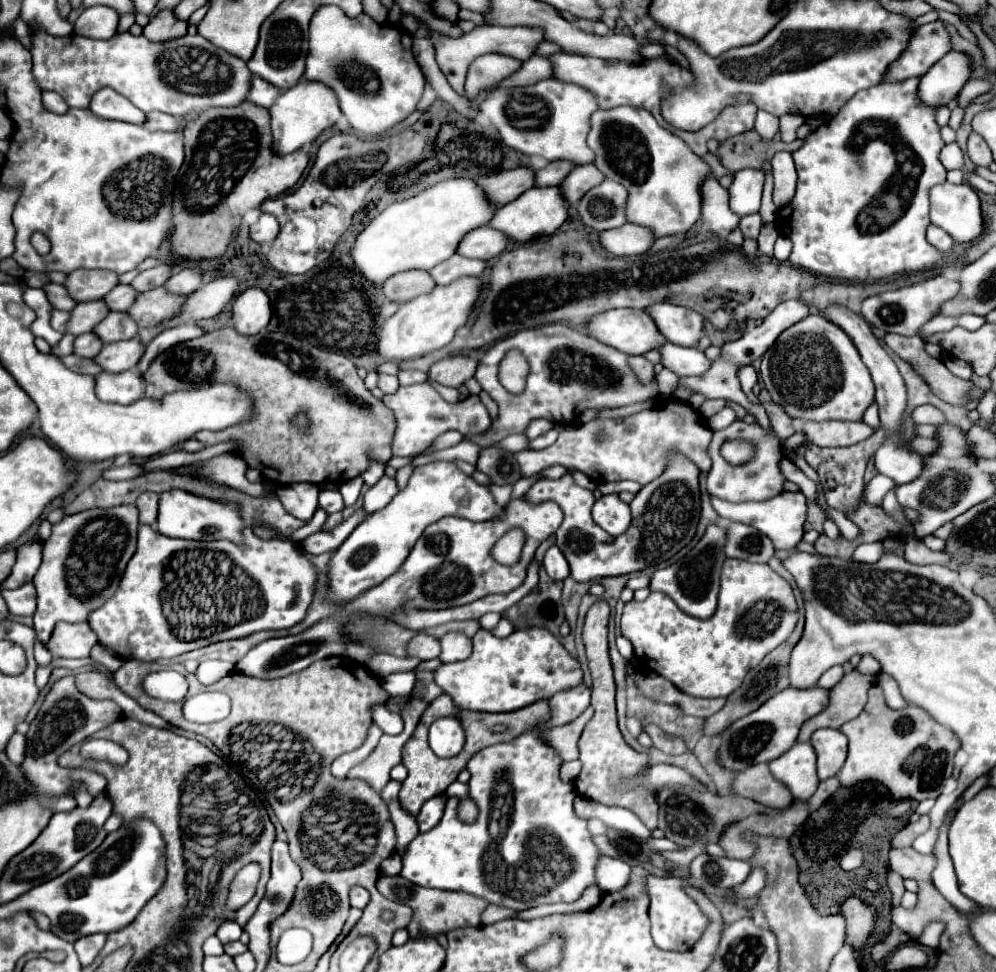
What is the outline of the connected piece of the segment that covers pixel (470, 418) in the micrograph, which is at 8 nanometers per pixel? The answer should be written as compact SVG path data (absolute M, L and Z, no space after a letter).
M427 382L423 384L413 384L413 386L403 386L395 394L385 394L383 404L395 412L397 418L397 430L393 436L393 454L395 456L417 456L425 452L431 442L447 432L447 430L457 430L463 436L469 434L481 434L491 426L491 416L479 396L469 396L463 402L451 404L441 398L441 394Z

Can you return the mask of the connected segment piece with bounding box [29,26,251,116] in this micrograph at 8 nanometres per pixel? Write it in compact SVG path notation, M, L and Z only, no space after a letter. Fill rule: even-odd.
M29 26L29 32L31 32L33 72L35 72L37 84L41 86L41 90L59 92L71 108L87 108L91 96L105 86L123 94L131 104L135 104L145 114L151 110L159 110L159 112L167 112L173 116L189 114L193 110L207 110L213 106L239 106L247 98L247 92L249 92L251 74L249 74L247 64L241 58L231 56L225 50L213 46L209 40L205 40L199 34L195 34L195 36L185 34L181 38L169 40L169 42L151 42L143 34L133 36L131 32L117 32L111 40L93 40L93 38L79 36L79 34L69 34L69 36L59 38L59 36L47 34L39 26ZM167 46L169 48L197 46L197 48L207 50L209 54L219 56L219 60L231 68L229 86L225 90L209 94L209 96L177 92L161 78L161 72L159 72L157 56Z

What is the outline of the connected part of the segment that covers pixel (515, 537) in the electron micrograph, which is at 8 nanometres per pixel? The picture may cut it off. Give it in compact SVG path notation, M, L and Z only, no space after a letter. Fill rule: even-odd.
M513 528L495 542L491 556L493 556L493 560L497 560L503 566L513 566L521 558L523 544L525 544L525 532L521 528Z

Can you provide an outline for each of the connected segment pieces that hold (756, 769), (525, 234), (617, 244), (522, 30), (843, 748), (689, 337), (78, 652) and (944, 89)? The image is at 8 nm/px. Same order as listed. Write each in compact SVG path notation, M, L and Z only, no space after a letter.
M757 764L741 772L735 772L731 790L733 794L753 798L755 802L761 802L765 806L775 806L775 808L789 806L789 802L793 800L789 790L769 774L767 764Z
M535 186L535 188L529 188L527 192L523 192L513 202L501 206L499 212L493 216L491 226L509 234L509 238L513 238L513 242L529 242L533 238L549 236L555 230L559 230L559 226L567 220L567 216L569 216L569 204L563 198L561 186L543 186L543 188Z
M625 224L621 228L601 232L599 240L601 246L613 256L637 256L637 254L645 254L653 246L655 234L651 228Z
M477 26L475 30L463 34L461 38L449 38L445 34L433 32L431 40L435 42L435 50L437 50L437 62L441 72L445 74L447 82L451 84L451 88L459 94L465 96L463 84L465 84L465 74L469 64L481 56L481 54L489 54L489 52L497 52L497 54L509 54L513 58L521 58L521 60L529 60L537 46L545 40L545 32L543 28L531 28L531 26L515 26L515 28L505 28L505 26Z
M821 728L813 732L811 746L817 752L817 774L821 780L835 776L847 758L847 736L841 730Z
M661 302L647 308L657 330L673 344L697 346L703 330L703 316L685 306Z
M87 622L83 624L57 624L47 650L61 658L89 658L97 636Z
M949 52L945 58L941 58L941 62L929 68L929 74L921 78L919 86L921 102L933 108L949 104L965 86L965 82L971 78L971 72L973 72L971 56L963 52Z

